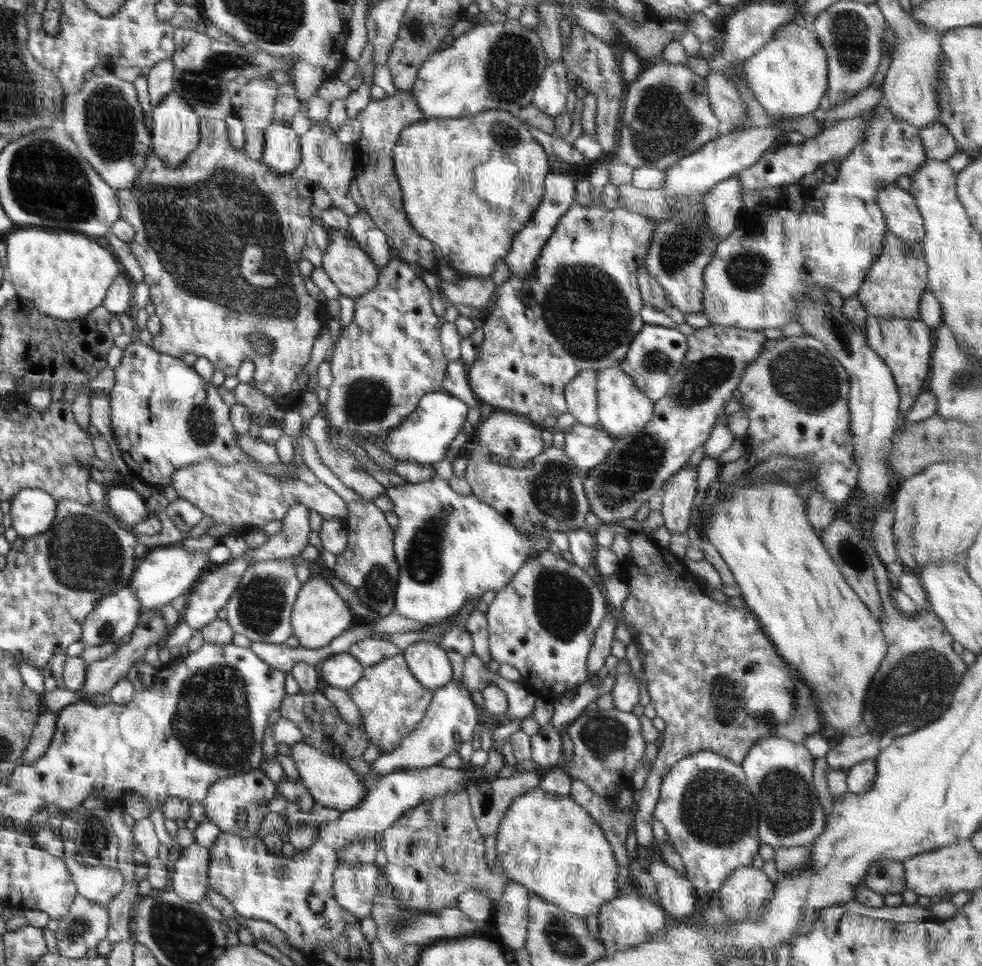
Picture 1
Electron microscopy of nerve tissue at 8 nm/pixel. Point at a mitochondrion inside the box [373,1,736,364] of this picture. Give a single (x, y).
(662, 125)

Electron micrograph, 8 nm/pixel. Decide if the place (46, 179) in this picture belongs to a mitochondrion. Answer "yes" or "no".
yes

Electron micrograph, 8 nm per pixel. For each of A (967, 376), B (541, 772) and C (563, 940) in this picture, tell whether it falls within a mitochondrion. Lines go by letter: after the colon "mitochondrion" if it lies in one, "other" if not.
A: mitochondrion
B: other
C: mitochondrion

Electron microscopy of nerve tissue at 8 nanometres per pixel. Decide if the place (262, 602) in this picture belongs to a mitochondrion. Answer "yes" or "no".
yes

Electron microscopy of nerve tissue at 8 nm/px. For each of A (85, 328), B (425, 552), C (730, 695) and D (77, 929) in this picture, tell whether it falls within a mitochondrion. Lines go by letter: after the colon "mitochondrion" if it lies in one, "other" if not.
A: other
B: mitochondrion
C: mitochondrion
D: mitochondrion

